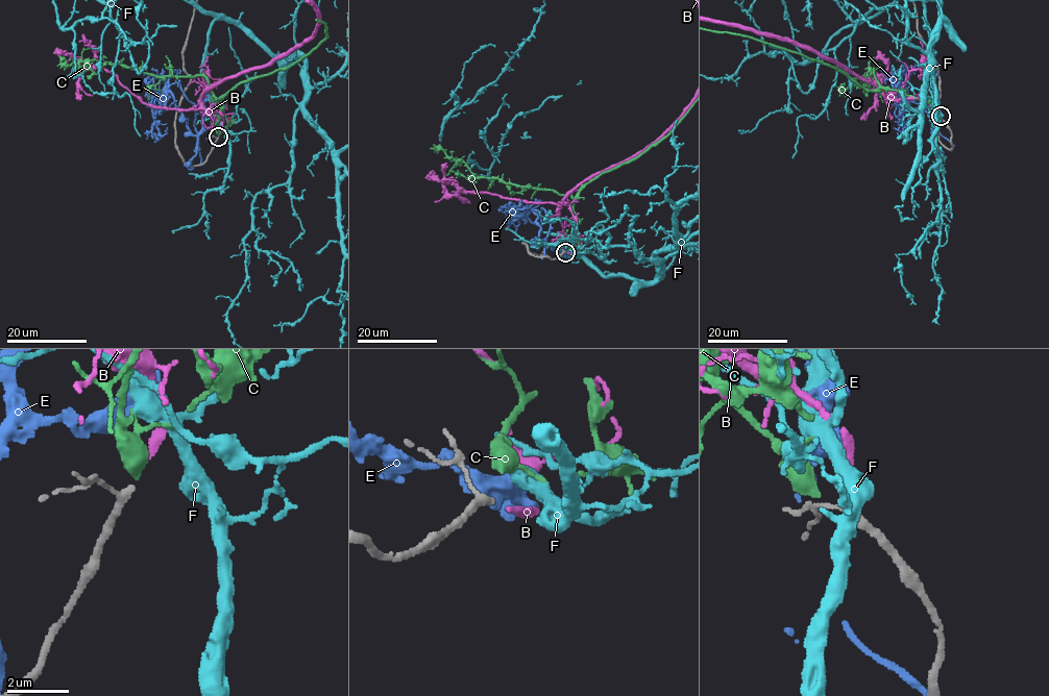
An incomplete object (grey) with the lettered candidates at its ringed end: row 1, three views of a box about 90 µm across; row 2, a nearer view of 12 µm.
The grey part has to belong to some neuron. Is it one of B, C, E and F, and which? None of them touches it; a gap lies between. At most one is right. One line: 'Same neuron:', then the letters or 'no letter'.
Same neuron: B

